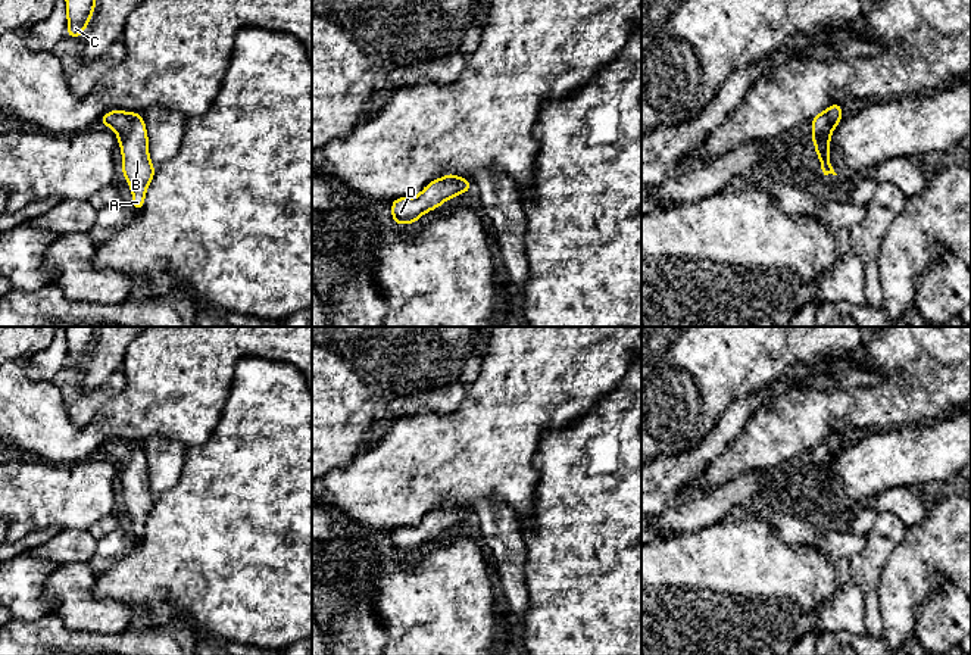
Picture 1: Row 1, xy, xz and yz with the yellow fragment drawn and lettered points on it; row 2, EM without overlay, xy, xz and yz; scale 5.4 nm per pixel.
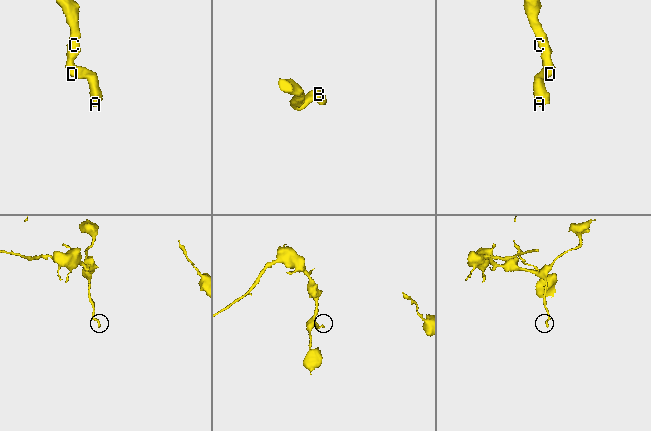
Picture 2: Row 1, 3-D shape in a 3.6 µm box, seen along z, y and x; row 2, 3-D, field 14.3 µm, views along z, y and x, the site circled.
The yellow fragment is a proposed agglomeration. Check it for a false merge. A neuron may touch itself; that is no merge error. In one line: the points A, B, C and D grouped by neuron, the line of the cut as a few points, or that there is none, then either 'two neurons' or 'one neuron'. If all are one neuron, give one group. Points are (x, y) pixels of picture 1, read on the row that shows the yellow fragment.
A B C D | no cut | one neuron

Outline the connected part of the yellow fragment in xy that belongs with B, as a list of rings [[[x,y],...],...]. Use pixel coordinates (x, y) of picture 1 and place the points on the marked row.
[[[121,109],[102,115],[100,124],[110,127],[118,135],[122,155],[122,175],[132,193],[131,206],[135,212],[144,208],[146,191],[156,174],[150,160],[146,122],[138,112]]]

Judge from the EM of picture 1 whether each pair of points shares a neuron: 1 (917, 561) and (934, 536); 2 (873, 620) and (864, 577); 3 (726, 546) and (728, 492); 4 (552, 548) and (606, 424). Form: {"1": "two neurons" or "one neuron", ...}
{"1": "one neuron", "2": "one neuron", "3": "two neurons", "4": "one neuron"}

